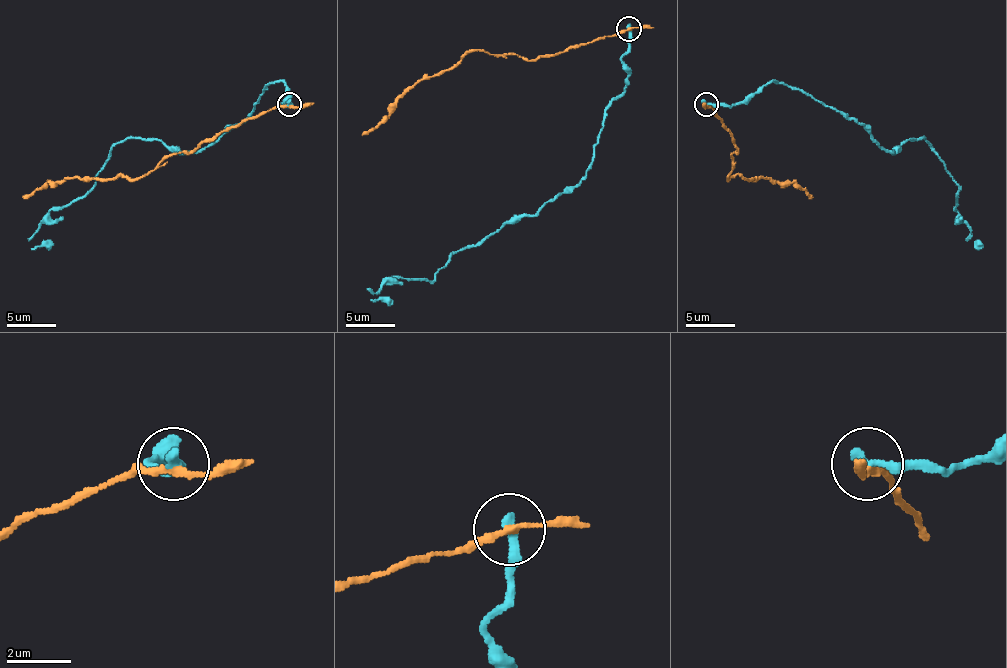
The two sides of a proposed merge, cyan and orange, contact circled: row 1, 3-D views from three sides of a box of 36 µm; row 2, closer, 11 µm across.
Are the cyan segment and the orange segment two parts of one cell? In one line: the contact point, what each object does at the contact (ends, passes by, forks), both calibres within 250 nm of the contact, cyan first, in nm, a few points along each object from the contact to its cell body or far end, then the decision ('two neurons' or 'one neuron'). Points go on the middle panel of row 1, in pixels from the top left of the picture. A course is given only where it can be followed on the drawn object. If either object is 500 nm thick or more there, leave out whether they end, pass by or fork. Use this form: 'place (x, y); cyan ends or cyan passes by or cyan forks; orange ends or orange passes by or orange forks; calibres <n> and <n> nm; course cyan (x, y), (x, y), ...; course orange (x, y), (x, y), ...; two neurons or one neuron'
place (629, 29); cyan ends; orange passes by; calibres 340 and 200 nm; course cyan (628, 29), (628, 81), (584, 176), (457, 250), (432, 281), (373, 291), (393, 303); course orange (628, 29), (530, 59), (469, 51), (449, 68), (422, 76), (386, 115), (361, 135); two neurons

